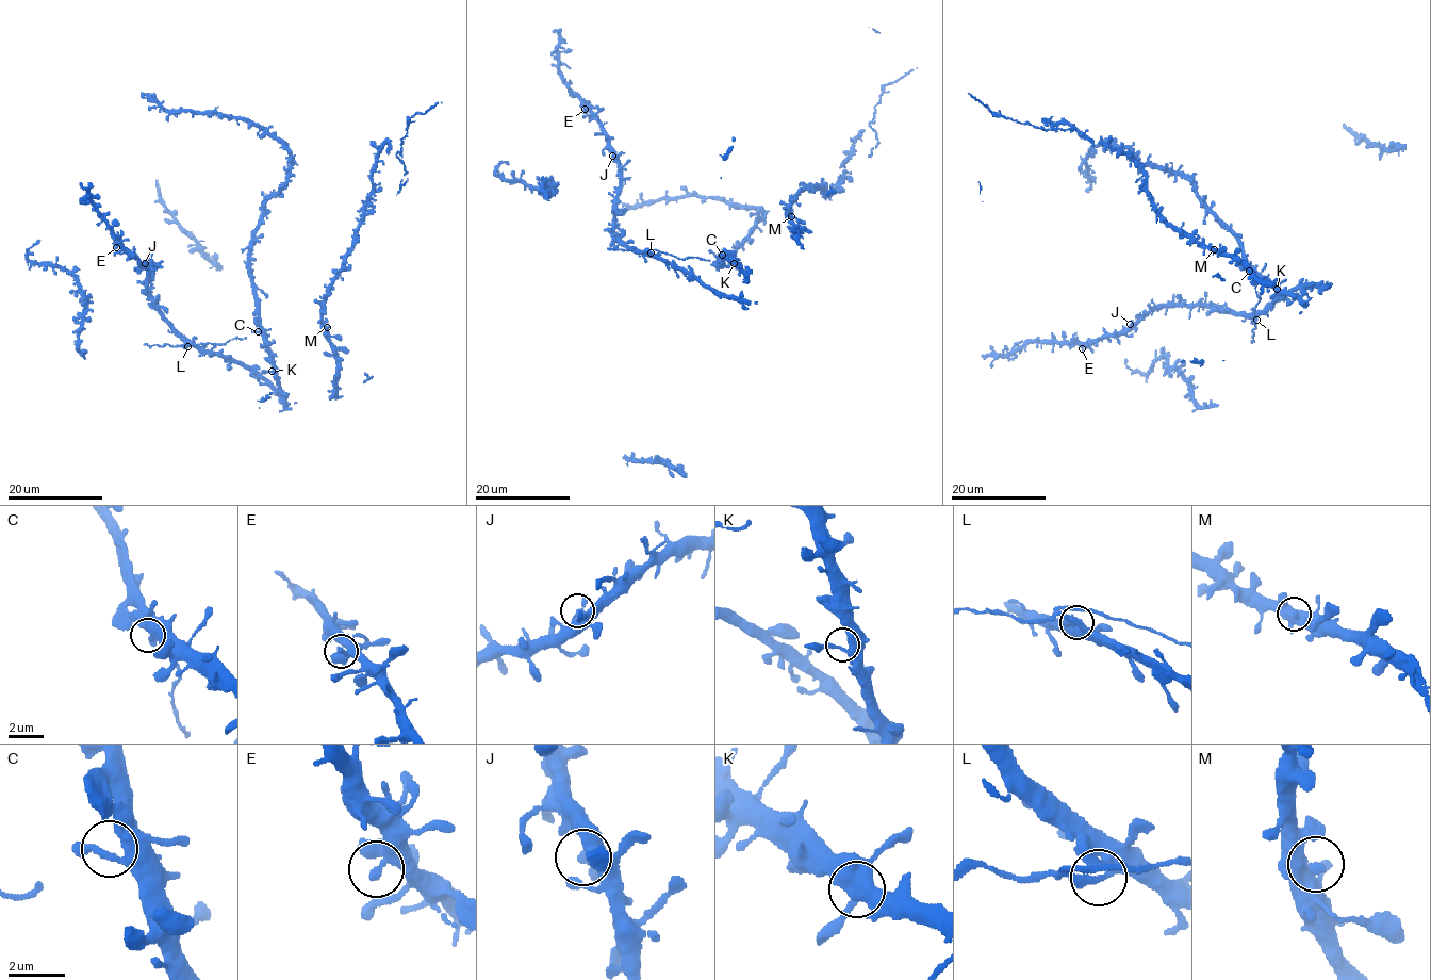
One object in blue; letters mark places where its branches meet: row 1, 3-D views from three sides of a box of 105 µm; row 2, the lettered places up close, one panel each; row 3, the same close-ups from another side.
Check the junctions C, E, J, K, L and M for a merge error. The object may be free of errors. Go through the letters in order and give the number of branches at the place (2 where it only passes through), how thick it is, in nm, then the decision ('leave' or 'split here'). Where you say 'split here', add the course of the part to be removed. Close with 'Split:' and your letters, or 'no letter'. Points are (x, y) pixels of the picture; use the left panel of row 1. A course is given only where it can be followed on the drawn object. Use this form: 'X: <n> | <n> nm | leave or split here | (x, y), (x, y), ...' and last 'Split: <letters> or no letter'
C: 2 | 260 nm | leave
E: 2 | 280 nm | leave
J: 2 | 220 nm | leave
K: 2 | 320 nm | leave
L: 2 | 240 nm | split here | (187, 346), (225, 344), (230, 340), (246, 337)
M: 2 | 380 nm | leave
Split: L

